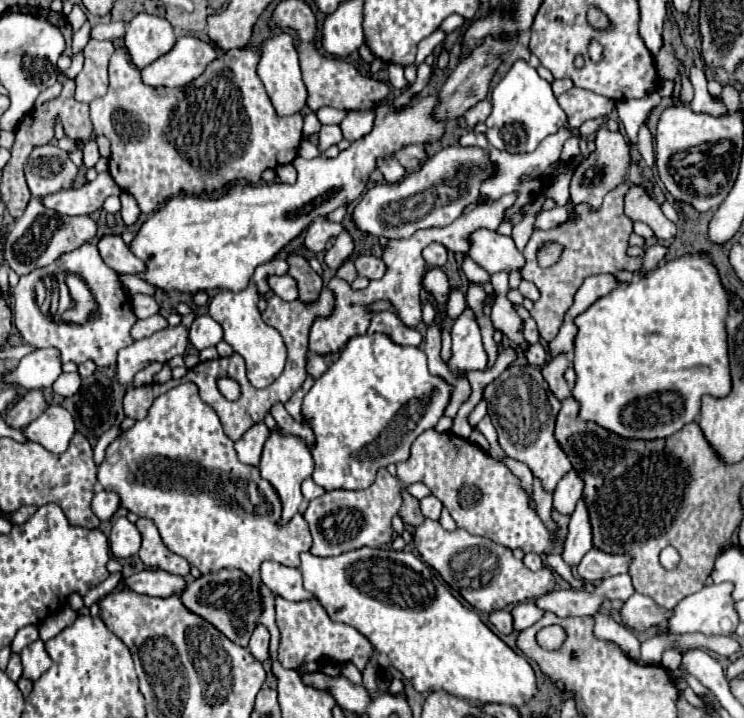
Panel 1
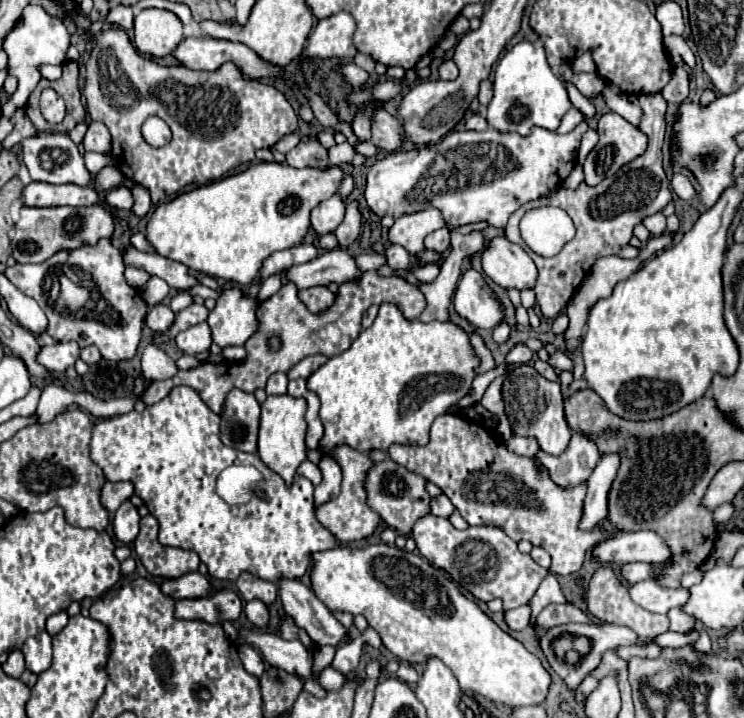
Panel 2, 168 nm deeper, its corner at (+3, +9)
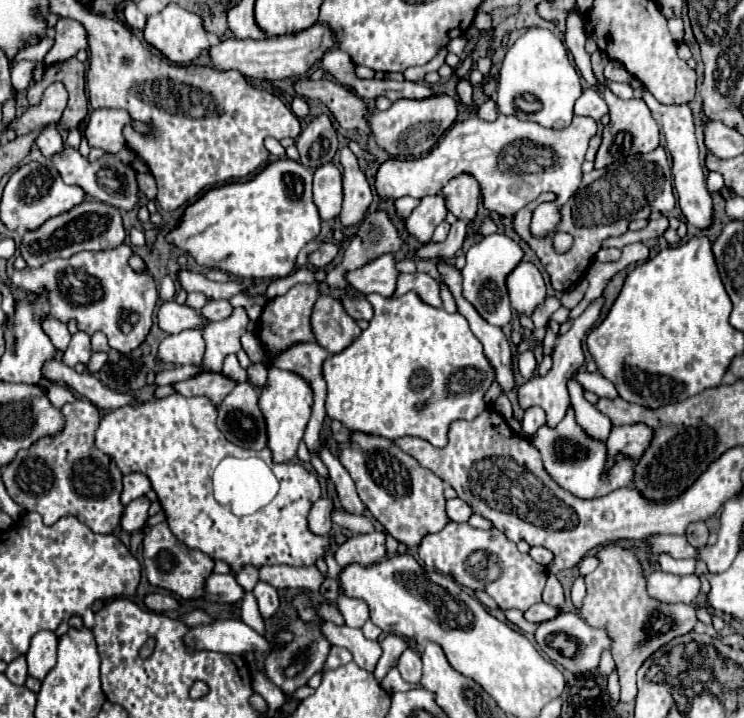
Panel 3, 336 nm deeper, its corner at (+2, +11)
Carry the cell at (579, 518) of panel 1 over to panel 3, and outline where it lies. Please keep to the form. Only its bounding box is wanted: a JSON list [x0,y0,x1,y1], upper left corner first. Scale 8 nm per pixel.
[607,424,653,458]

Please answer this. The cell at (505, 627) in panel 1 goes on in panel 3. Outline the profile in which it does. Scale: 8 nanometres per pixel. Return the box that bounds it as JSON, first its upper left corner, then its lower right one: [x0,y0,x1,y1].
[525,602,557,622]

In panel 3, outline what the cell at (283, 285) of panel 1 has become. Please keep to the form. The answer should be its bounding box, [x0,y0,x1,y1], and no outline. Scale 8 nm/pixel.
[347,254,399,296]

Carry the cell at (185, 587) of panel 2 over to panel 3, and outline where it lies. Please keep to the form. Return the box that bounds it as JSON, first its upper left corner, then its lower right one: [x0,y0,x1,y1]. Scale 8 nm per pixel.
[205,574,243,604]

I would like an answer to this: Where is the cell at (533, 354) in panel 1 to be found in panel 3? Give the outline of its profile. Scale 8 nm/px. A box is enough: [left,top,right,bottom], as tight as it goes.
[573,370,617,398]

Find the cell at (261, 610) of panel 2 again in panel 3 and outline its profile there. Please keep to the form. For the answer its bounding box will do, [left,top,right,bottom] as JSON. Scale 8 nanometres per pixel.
[253,582,279,620]

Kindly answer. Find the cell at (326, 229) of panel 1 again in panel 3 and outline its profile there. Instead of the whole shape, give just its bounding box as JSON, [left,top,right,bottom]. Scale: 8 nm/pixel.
[313,164,343,220]

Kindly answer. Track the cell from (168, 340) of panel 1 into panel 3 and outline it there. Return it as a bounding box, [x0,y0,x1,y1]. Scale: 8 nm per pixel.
[199,300,231,322]

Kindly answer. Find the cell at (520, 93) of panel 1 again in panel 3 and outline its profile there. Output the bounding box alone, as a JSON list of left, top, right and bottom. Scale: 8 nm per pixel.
[495,28,581,128]

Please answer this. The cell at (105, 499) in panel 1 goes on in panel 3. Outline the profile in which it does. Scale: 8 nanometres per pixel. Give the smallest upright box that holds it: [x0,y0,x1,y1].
[121,474,151,504]

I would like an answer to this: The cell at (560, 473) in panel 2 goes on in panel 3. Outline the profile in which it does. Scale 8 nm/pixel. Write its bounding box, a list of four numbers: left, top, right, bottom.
[567,380,611,442]

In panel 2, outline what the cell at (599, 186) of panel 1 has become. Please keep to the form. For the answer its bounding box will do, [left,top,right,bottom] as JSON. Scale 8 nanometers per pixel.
[584,112,648,186]

